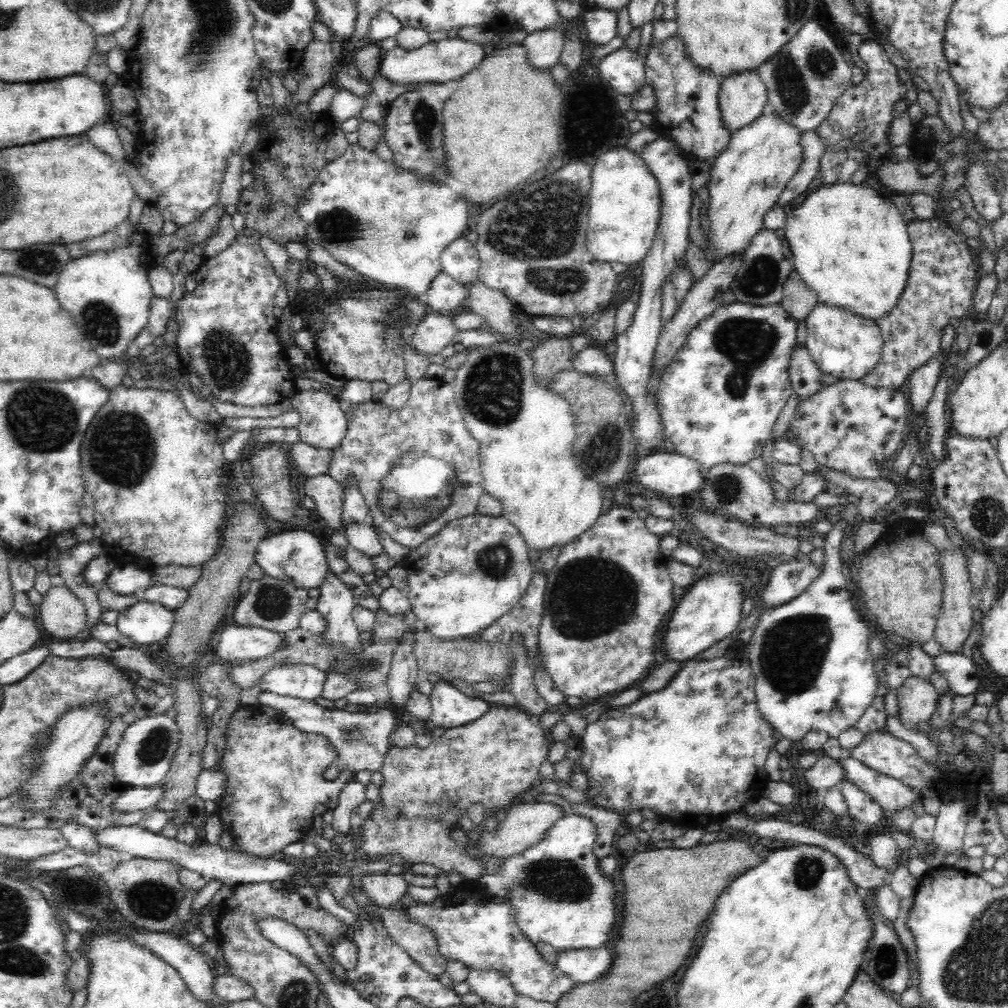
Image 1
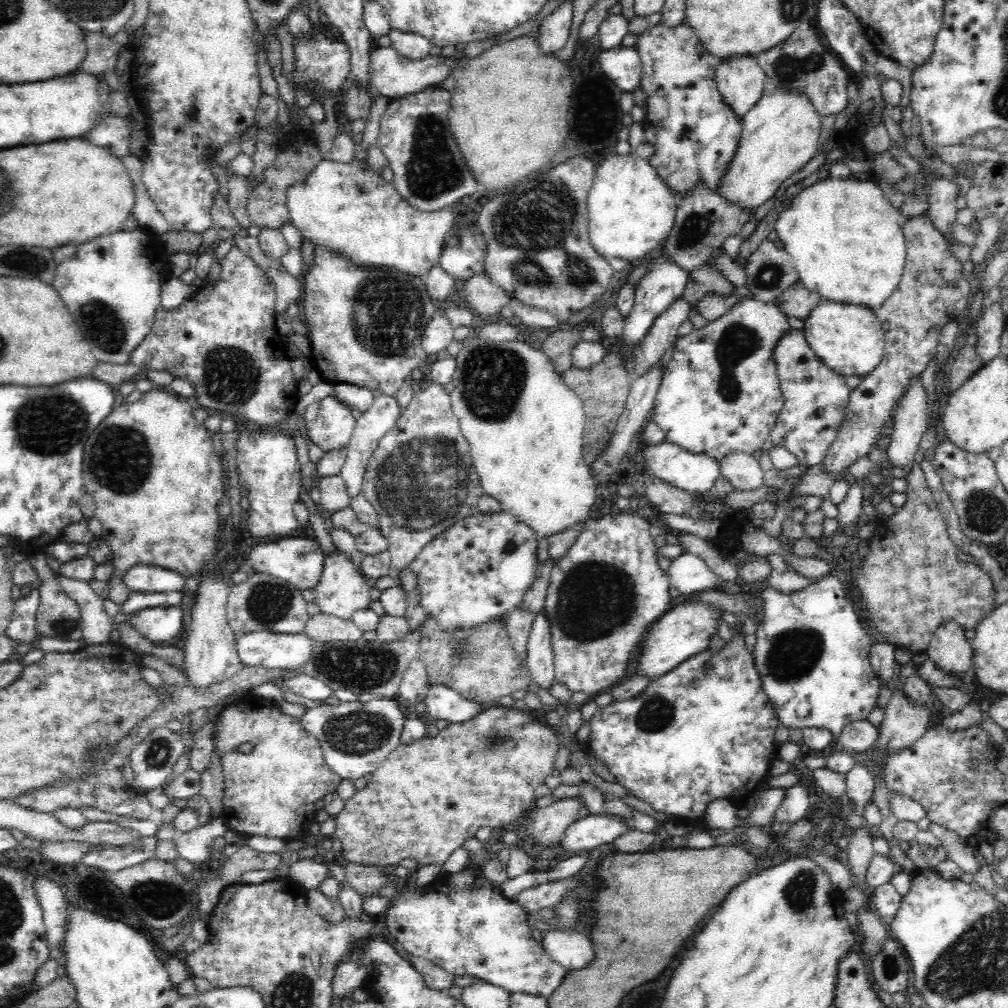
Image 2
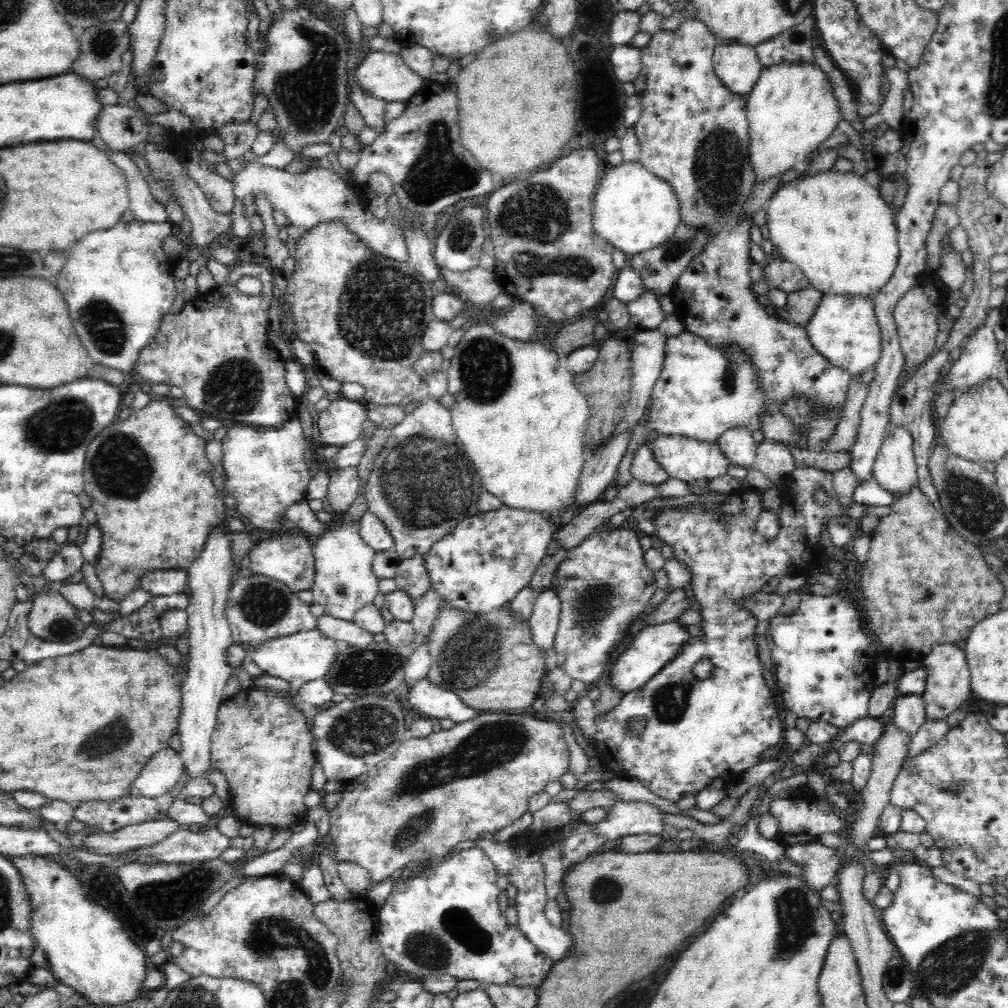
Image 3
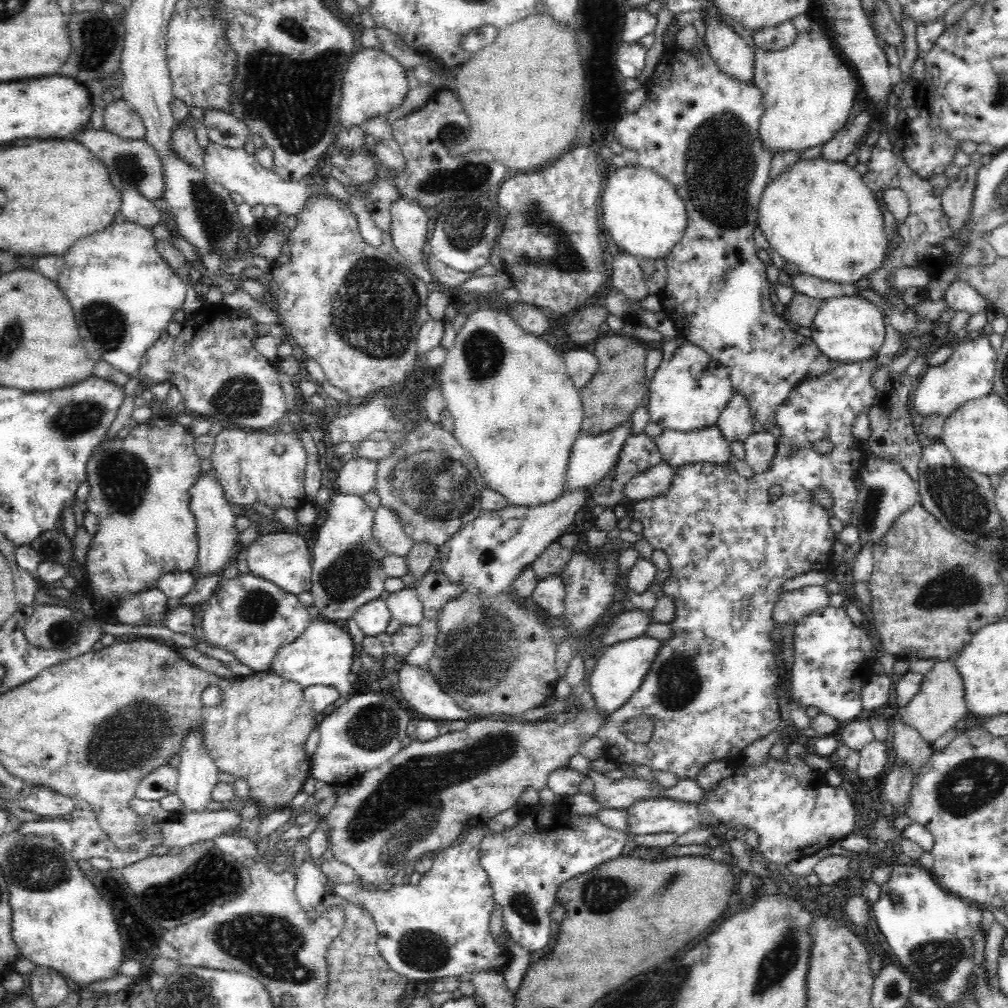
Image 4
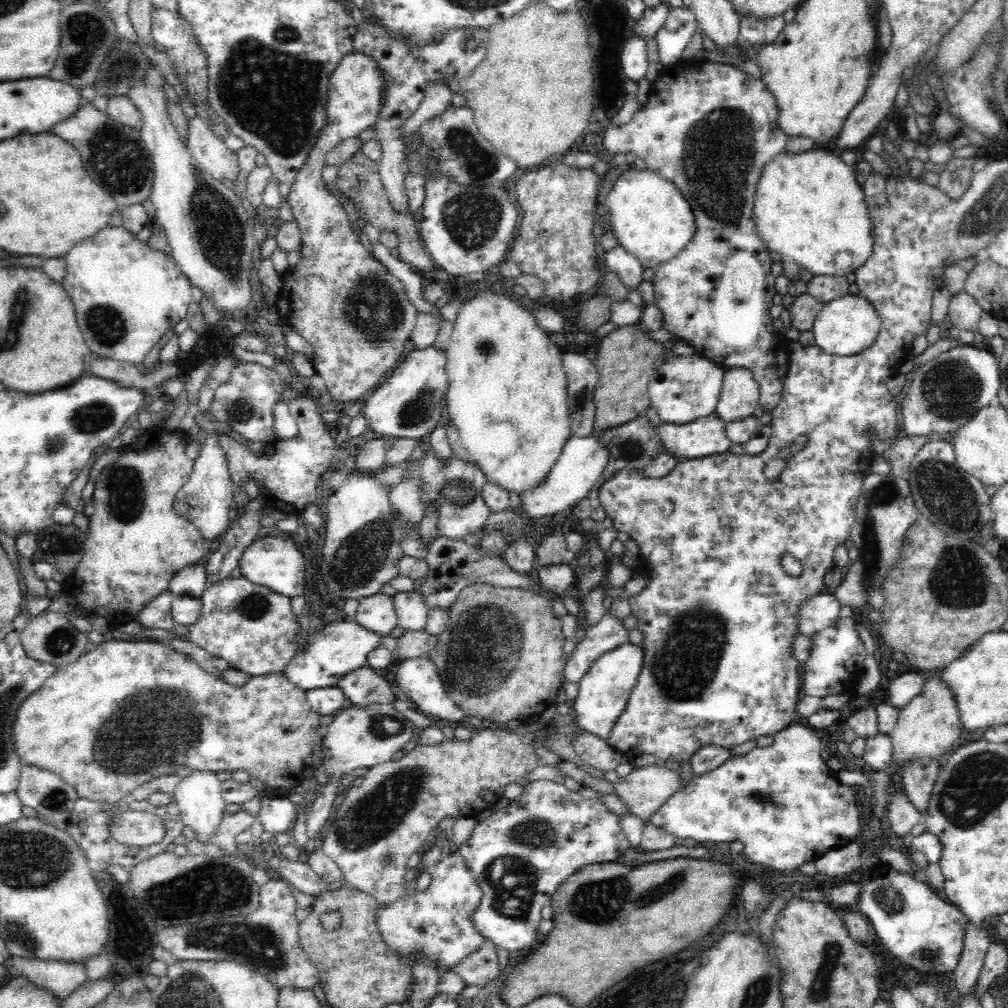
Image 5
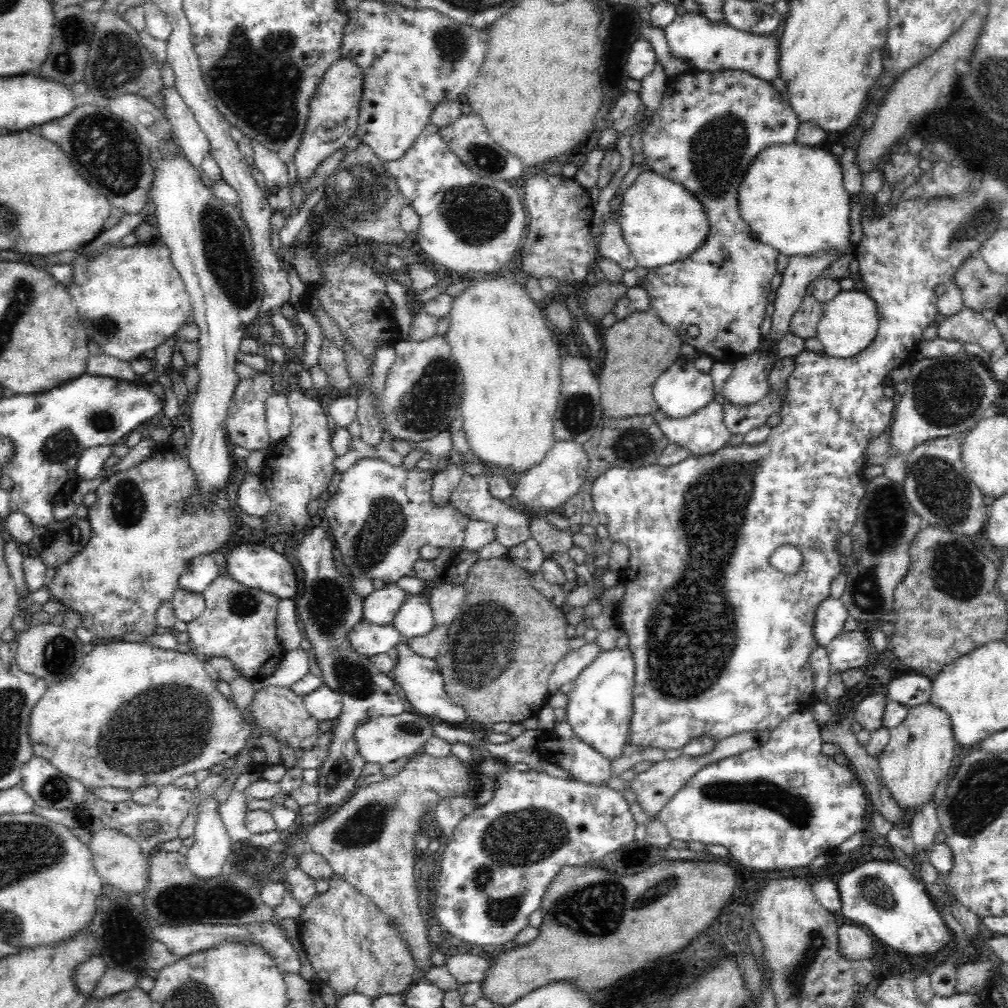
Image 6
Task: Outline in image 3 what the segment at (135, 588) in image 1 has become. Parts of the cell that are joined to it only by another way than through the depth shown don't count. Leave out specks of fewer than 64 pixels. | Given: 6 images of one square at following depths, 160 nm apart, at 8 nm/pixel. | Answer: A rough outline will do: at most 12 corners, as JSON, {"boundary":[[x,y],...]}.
{"boundary":[[187,571],[147,572],[140,587],[154,597],[182,594]]}

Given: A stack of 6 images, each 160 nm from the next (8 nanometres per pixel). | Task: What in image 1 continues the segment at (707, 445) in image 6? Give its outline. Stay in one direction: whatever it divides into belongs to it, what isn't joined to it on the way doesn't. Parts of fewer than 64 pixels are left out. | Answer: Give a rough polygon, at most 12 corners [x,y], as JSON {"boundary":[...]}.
{"boundary":[[675,449],[638,460],[638,481],[694,499],[708,471]]}

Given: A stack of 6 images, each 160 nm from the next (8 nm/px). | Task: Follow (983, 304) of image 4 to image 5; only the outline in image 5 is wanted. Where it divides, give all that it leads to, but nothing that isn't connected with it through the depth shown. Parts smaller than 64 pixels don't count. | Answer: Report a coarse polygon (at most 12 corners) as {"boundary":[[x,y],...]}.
{"boundary":[[966,291],[951,297],[952,327],[980,334],[982,307]]}

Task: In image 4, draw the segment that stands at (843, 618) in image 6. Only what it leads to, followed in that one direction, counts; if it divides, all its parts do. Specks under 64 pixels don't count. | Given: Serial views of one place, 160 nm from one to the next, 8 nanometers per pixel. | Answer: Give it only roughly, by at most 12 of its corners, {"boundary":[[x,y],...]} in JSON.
{"boundary":[[825,586],[786,591],[773,619],[781,627],[830,604]]}

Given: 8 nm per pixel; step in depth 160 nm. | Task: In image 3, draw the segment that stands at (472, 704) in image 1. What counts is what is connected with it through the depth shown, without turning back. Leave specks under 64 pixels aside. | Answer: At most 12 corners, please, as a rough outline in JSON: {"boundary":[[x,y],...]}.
{"boundary":[[422,677],[406,700],[430,718],[463,723],[479,714],[455,693]]}

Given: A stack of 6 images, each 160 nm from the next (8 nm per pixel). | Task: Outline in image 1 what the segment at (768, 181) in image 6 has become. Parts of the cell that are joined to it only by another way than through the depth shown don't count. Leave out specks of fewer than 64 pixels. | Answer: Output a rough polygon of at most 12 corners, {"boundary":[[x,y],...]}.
{"boundary":[[818,185],[783,226],[820,303],[882,319],[911,240],[874,186]]}

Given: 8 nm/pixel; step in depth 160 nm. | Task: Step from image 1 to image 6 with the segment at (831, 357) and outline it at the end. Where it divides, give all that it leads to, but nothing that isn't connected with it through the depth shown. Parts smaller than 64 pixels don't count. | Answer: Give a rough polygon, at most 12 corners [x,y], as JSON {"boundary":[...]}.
{"boundary":[[855,288],[823,303],[817,340],[834,359],[876,339],[877,304]]}

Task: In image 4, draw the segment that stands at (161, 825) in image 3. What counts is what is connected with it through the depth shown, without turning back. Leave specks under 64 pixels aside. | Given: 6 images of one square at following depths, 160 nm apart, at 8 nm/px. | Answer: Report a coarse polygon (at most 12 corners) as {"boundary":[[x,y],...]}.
{"boundary":[[228,809],[176,815],[162,845],[182,850],[234,835],[242,820]]}

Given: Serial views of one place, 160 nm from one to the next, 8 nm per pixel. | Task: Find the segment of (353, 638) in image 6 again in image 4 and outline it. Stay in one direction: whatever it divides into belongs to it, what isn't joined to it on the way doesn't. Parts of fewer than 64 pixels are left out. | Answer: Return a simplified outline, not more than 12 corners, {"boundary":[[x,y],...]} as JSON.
{"boundary":[[312,620],[268,670],[346,696],[358,665],[351,634]]}

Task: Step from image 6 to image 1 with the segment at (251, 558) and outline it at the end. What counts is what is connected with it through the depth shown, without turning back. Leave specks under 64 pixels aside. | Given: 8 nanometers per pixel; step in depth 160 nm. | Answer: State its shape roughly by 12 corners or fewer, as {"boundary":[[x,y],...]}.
{"boundary":[[303,529],[261,540],[255,565],[296,588],[330,571],[320,539]]}

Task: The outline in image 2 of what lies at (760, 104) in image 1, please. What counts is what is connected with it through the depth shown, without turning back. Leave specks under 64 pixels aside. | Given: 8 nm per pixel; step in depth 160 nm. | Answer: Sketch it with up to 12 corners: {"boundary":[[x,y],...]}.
{"boundary":[[754,55],[720,59],[715,79],[742,119],[762,98]]}

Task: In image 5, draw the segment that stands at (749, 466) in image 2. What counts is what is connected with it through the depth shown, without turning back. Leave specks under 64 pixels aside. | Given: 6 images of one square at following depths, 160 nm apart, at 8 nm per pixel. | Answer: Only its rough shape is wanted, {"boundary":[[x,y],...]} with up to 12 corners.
{"boundary":[[746,368],[724,369],[715,412],[726,423],[760,406]]}

